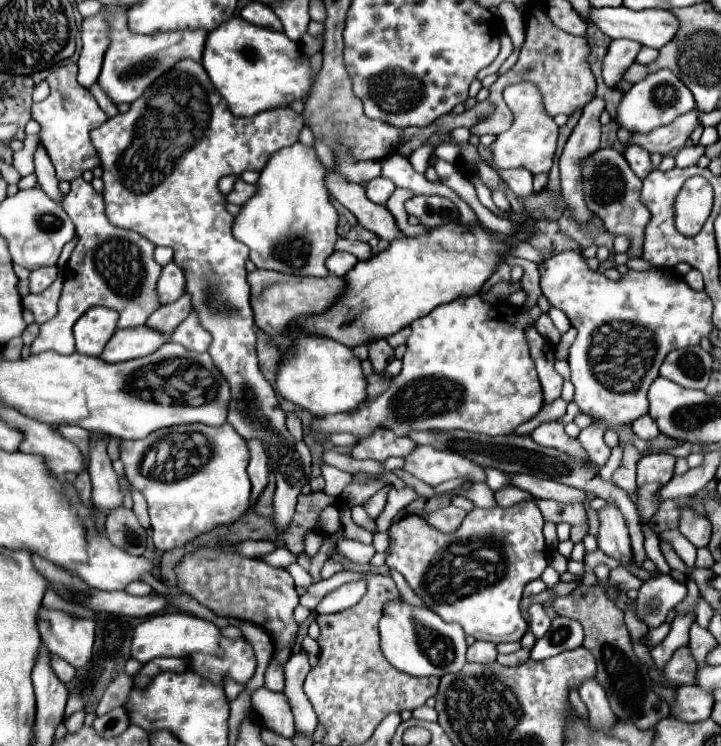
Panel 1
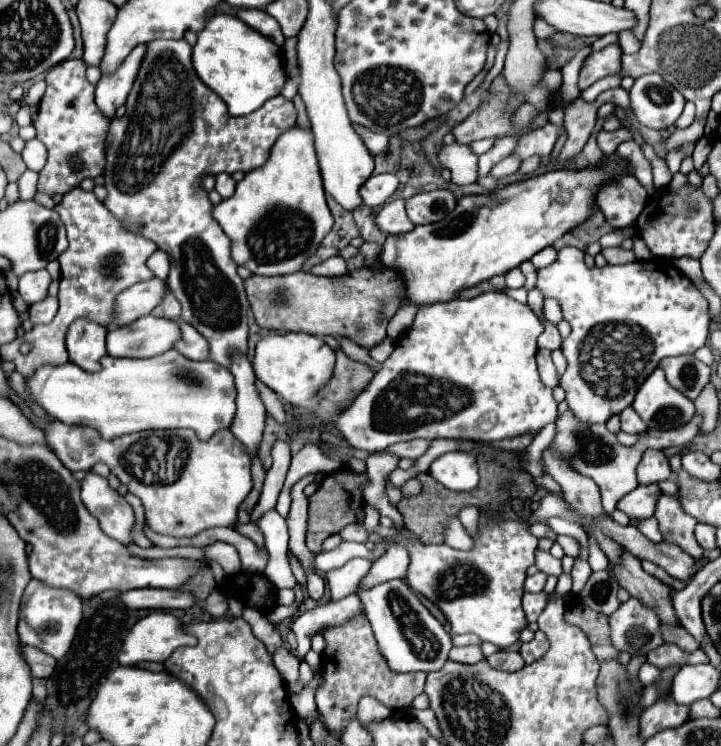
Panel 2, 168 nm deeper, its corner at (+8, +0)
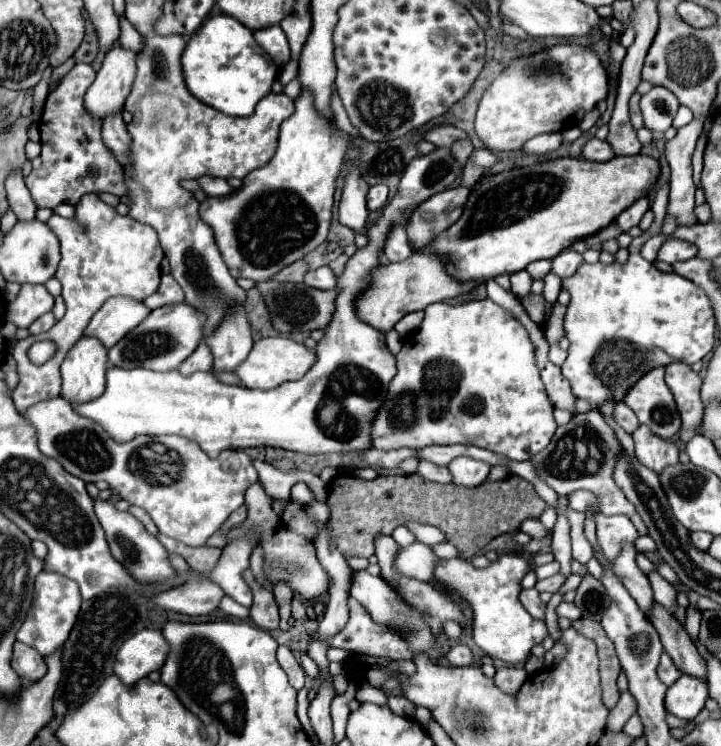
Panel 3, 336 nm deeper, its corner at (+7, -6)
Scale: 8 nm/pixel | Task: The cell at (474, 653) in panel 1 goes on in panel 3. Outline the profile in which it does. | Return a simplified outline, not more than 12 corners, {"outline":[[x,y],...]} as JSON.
{"outline":[[455,645],[447,653],[451,667],[473,665],[473,653],[465,645]]}

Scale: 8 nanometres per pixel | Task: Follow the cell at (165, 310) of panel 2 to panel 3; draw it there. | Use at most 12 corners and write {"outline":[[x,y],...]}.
{"outline":[[171,275],[143,303],[149,309],[183,303],[183,291]]}

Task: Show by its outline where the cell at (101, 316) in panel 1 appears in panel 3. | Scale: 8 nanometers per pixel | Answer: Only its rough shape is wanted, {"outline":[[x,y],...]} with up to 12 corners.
{"outline":[[81,337],[61,363],[69,401],[103,393],[107,349]]}

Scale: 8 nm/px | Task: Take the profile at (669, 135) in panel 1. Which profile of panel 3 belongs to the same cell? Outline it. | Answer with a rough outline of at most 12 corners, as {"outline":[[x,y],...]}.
{"outline":[[593,137],[583,147],[583,157],[609,161],[615,157],[607,141]]}

